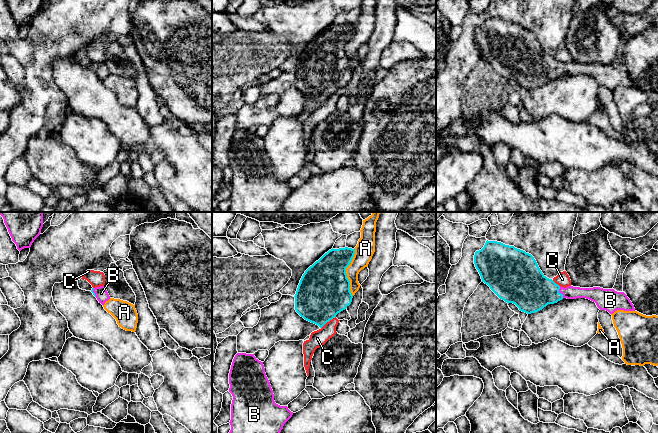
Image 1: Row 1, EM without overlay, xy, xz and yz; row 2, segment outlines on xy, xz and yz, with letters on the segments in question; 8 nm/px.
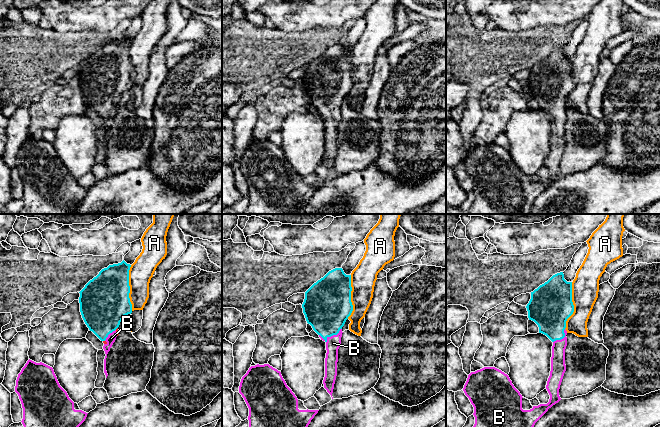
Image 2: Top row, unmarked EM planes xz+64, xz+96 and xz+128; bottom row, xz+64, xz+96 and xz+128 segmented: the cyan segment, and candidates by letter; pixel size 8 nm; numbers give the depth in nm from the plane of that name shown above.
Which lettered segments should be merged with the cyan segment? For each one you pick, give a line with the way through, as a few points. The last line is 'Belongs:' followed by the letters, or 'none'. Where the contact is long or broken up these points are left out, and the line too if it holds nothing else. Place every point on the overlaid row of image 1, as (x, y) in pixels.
B: across yz (528, 288), (535, 291), (558, 292), (570, 292)
Belongs: B

